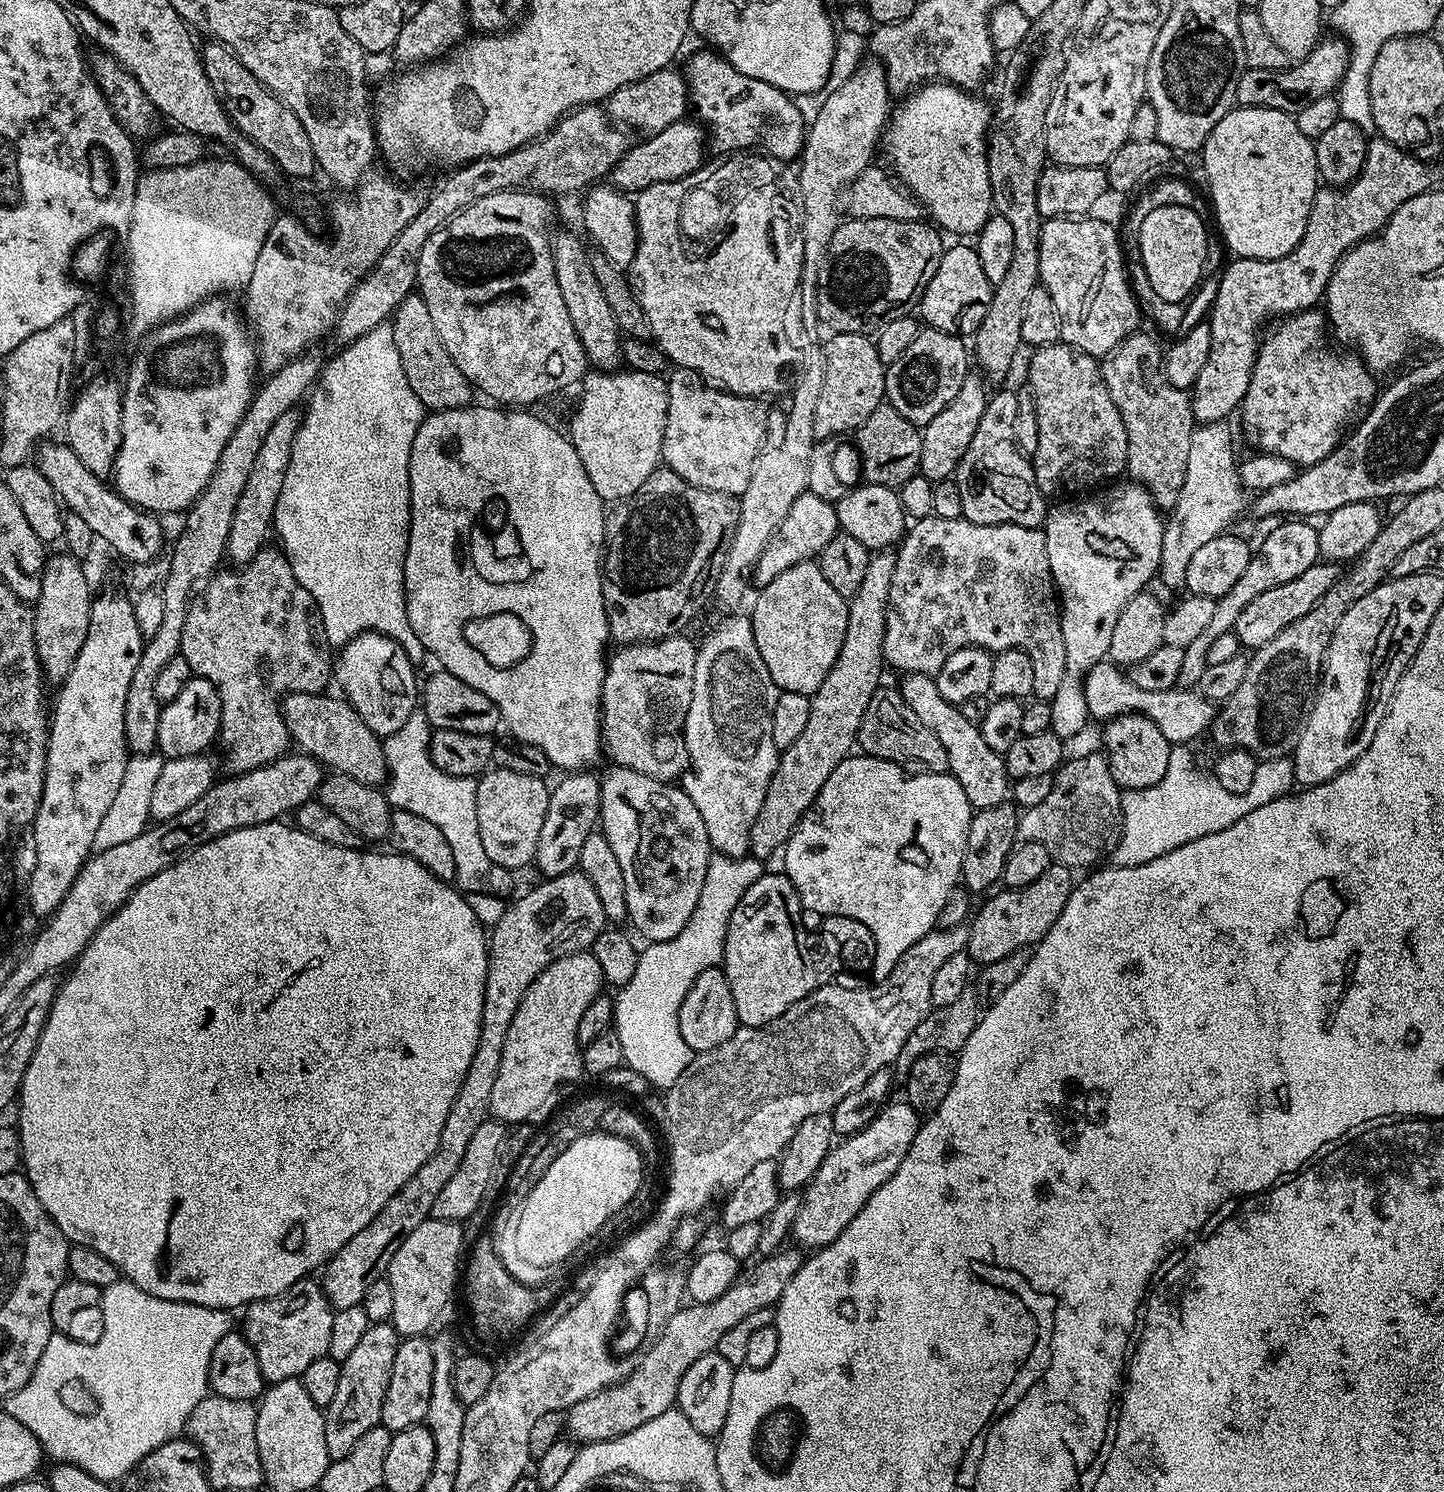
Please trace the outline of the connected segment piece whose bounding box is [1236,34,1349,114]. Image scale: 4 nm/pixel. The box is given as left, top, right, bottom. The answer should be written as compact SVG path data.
M1339 34L1333 37L1333 40L1321 39L1316 49L1305 60L1293 63L1289 67L1278 70L1245 67L1242 78L1238 78L1236 104L1241 108L1269 108L1294 114L1317 98L1333 95L1346 74L1349 54L1344 37Z

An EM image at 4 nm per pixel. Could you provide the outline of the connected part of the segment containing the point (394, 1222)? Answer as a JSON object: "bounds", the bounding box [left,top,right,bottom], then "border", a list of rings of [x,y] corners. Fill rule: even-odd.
{"bounds":[322,870,605,1309],"border":[[[573,870],[539,882],[541,884],[530,889],[525,896],[517,895],[507,905],[501,920],[490,928],[486,994],[482,1002],[478,1050],[474,1050],[474,1062],[470,1062],[470,1070],[466,1070],[462,1090],[458,1090],[454,1106],[450,1106],[450,1114],[446,1114],[446,1126],[442,1126],[438,1150],[434,1150],[434,1154],[418,1166],[418,1174],[414,1174],[414,1178],[410,1178],[410,1182],[406,1182],[406,1186],[402,1186],[402,1190],[386,1202],[370,1226],[362,1226],[362,1230],[358,1230],[358,1234],[354,1234],[354,1238],[350,1238],[350,1242],[346,1242],[346,1246],[342,1246],[342,1250],[338,1250],[338,1254],[334,1254],[322,1269],[322,1287],[333,1309],[363,1304],[366,1290],[370,1290],[370,1282],[381,1279],[387,1273],[390,1258],[394,1258],[398,1246],[406,1242],[406,1234],[411,1234],[422,1221],[431,1217],[434,1198],[442,1194],[442,1186],[446,1186],[454,1170],[458,1170],[466,1154],[466,1146],[478,1126],[489,1119],[490,1093],[494,1090],[494,1078],[498,1078],[502,1046],[506,1046],[510,1022],[514,1022],[514,1014],[530,982],[534,982],[534,978],[538,978],[550,962],[571,952],[591,949],[598,934],[605,931],[602,901],[598,899],[594,886],[590,886],[590,878],[586,878],[586,874]]]}

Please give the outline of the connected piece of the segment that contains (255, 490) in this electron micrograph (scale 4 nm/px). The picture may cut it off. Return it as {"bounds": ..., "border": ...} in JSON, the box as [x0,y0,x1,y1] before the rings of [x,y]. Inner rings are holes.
{"bounds":[227,410,302,565],"border":[[[293,410],[282,414],[278,422],[266,434],[262,447],[258,450],[254,466],[250,469],[250,479],[242,489],[242,498],[238,498],[238,506],[234,506],[234,518],[230,522],[228,535],[227,559],[233,560],[233,565],[249,564],[260,552],[260,549],[269,543],[268,535],[274,532],[272,519],[274,510],[278,506],[278,494],[282,494],[282,482],[286,479],[286,466],[290,466],[290,454],[294,446],[294,438],[300,429],[302,419],[299,411]]]}

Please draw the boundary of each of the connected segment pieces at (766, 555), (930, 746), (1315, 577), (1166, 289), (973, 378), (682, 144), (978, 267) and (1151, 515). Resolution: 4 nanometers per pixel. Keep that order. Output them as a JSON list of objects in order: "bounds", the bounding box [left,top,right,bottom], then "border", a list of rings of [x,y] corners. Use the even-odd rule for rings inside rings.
[{"bounds":[750,490,840,589],"border":[[[805,490],[794,498],[794,506],[786,514],[786,518],[778,526],[778,530],[770,538],[770,542],[762,550],[756,565],[752,567],[750,577],[751,583],[757,589],[767,586],[778,578],[778,574],[783,574],[785,570],[790,570],[790,566],[798,566],[807,560],[815,561],[820,552],[840,531],[836,505],[826,498],[818,498],[818,494]]]},{"bounds":[856,686,948,773],"border":[[[881,686],[866,705],[866,714],[858,726],[856,743],[859,751],[866,756],[873,756],[896,764],[909,773],[948,772],[946,749],[938,742],[935,734],[918,719],[918,714],[906,706],[902,694],[895,687]]]},{"bounds":[1234,562,1341,650],"border":[[[1318,562],[1310,566],[1310,570],[1298,574],[1298,578],[1294,578],[1291,582],[1274,586],[1274,590],[1265,590],[1264,593],[1258,594],[1258,598],[1254,598],[1254,602],[1248,603],[1246,610],[1238,614],[1234,631],[1241,645],[1245,649],[1255,650],[1266,646],[1266,642],[1278,638],[1278,634],[1282,634],[1282,630],[1286,630],[1290,622],[1298,622],[1302,614],[1310,614],[1310,610],[1320,601],[1322,594],[1326,594],[1326,590],[1330,590],[1330,586],[1338,582],[1341,571],[1339,563]]]},{"bounds":[1138,206,1210,306],"border":[[[1158,206],[1158,210],[1150,210],[1138,229],[1140,237],[1140,258],[1139,267],[1142,266],[1142,274],[1148,280],[1148,287],[1151,292],[1160,292],[1164,296],[1164,306],[1171,300],[1180,301],[1180,296],[1196,284],[1196,276],[1200,276],[1200,260],[1204,260],[1204,244],[1210,239],[1210,233],[1204,229],[1204,220],[1196,213],[1195,207],[1186,206]]]},{"bounds":[919,374,990,482],"border":[[[969,374],[962,382],[958,394],[955,395],[946,409],[936,414],[921,431],[920,441],[922,449],[919,455],[919,473],[933,482],[947,480],[955,475],[955,470],[960,460],[969,449],[970,441],[974,436],[982,414],[985,413],[987,397],[990,392],[985,377],[980,374]],[[985,384],[985,385],[984,385]]]},{"bounds":[610,119,706,194],"border":[[[680,119],[660,132],[651,133],[641,144],[633,143],[627,154],[613,166],[610,173],[611,183],[625,194],[635,194],[643,188],[649,188],[651,184],[689,176],[705,163],[704,148],[706,152],[705,129],[691,119]]]},{"bounds":[918,242,993,338],"border":[[[956,242],[953,246],[945,247],[942,254],[942,262],[938,262],[938,270],[934,270],[934,278],[926,286],[918,305],[918,316],[927,327],[937,328],[939,332],[945,332],[951,336],[961,338],[971,337],[982,326],[982,318],[986,318],[986,310],[990,310],[992,301],[993,284],[990,278],[982,271],[982,262],[978,262],[978,254],[975,247],[968,242]]]},{"bounds":[1042,482,1165,738],"border":[[[1128,482],[1128,485],[1120,492],[1120,497],[1104,496],[1101,500],[1084,500],[1088,498],[1080,498],[1072,502],[1064,502],[1061,508],[1056,506],[1049,507],[1047,516],[1044,517],[1042,531],[1046,538],[1046,555],[1050,557],[1050,570],[1052,571],[1052,581],[1056,584],[1058,599],[1062,609],[1060,621],[1062,622],[1062,642],[1066,642],[1066,670],[1068,677],[1062,682],[1058,694],[1054,694],[1054,698],[1050,702],[1052,705],[1052,727],[1050,731],[1061,738],[1069,738],[1068,736],[1076,736],[1083,730],[1087,724],[1090,724],[1088,714],[1088,706],[1084,697],[1084,675],[1093,668],[1094,665],[1101,663],[1107,657],[1110,650],[1110,637],[1114,635],[1114,626],[1118,623],[1118,614],[1122,614],[1122,610],[1126,606],[1126,602],[1130,602],[1130,598],[1134,598],[1139,592],[1145,591],[1149,587],[1148,584],[1160,571],[1160,559],[1162,558],[1162,534],[1164,533],[1165,521],[1162,519],[1161,509],[1156,507],[1156,503],[1152,501],[1152,495],[1149,494],[1141,484]]]}]

